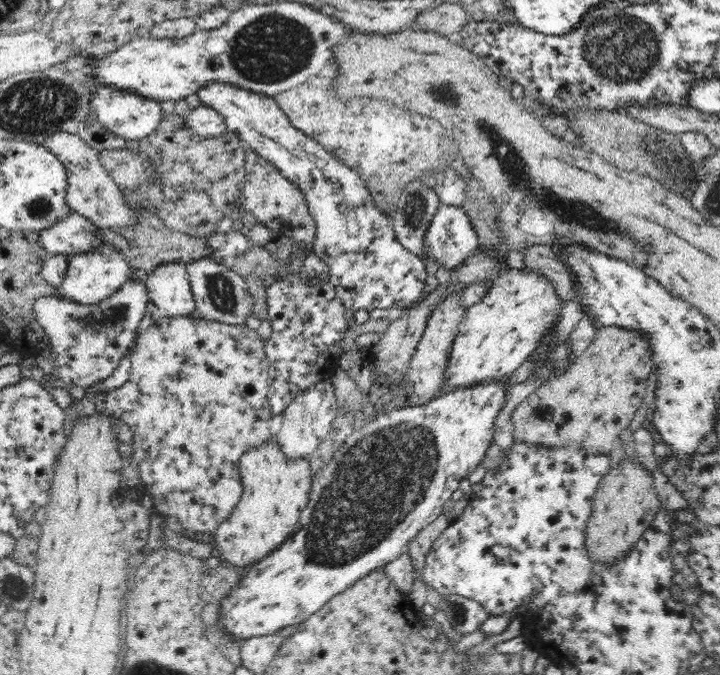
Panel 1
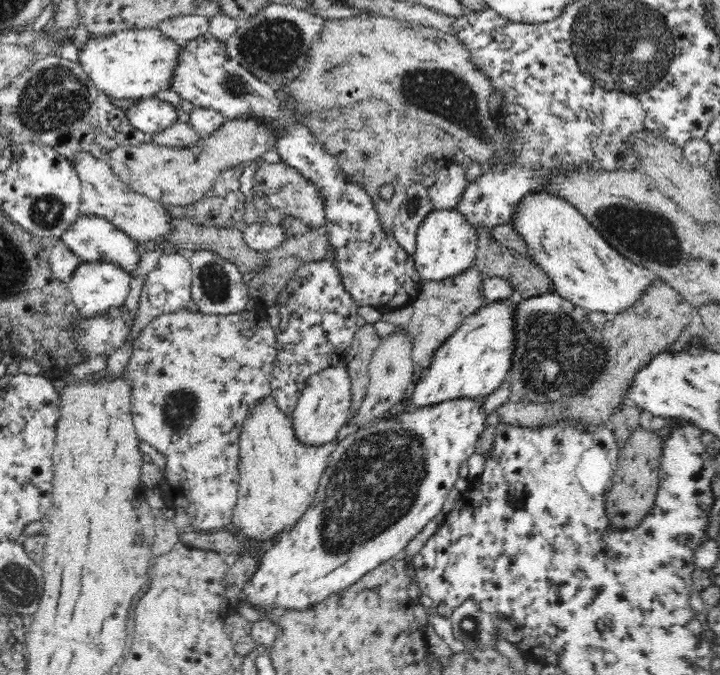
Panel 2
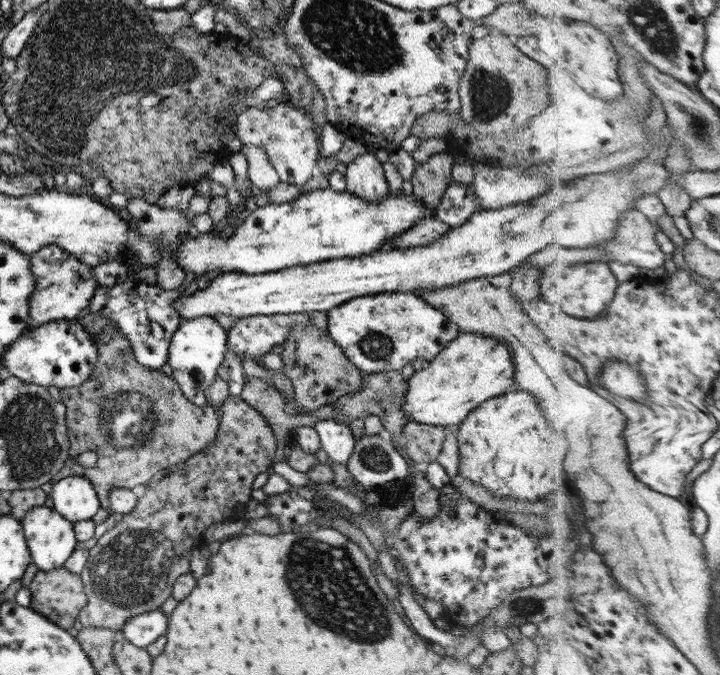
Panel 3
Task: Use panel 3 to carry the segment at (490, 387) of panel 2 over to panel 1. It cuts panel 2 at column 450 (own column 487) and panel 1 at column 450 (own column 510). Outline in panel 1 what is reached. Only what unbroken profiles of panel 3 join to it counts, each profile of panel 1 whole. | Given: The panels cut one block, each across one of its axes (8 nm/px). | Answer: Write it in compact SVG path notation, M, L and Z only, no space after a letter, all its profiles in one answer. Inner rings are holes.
M504 269L491 279L485 297L466 309L454 339L442 392L510 377L537 349L544 334L561 318L561 297L546 275L530 269Z

